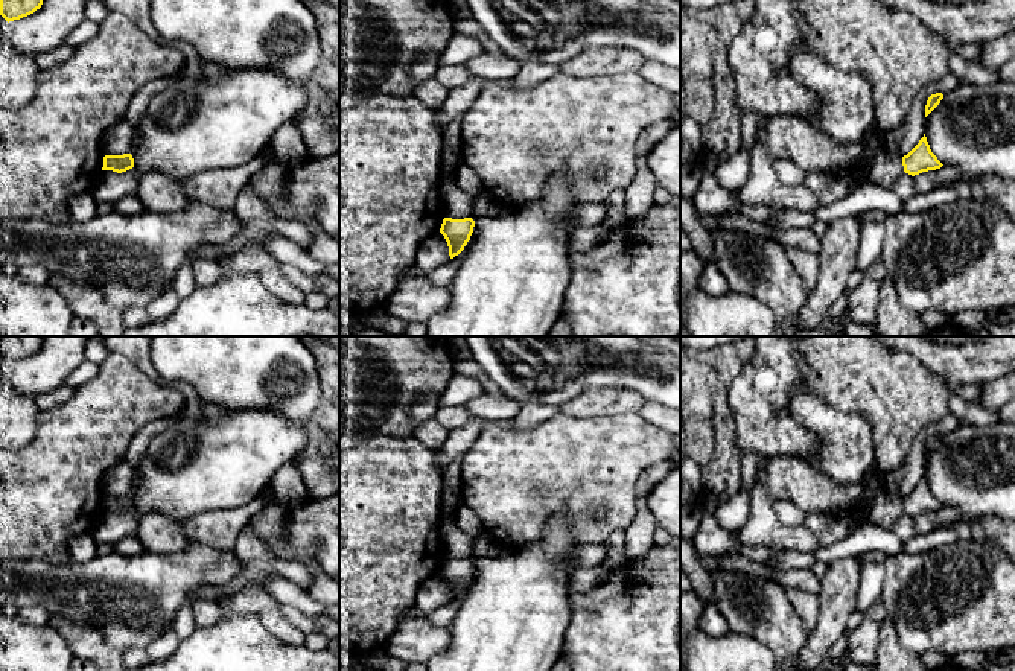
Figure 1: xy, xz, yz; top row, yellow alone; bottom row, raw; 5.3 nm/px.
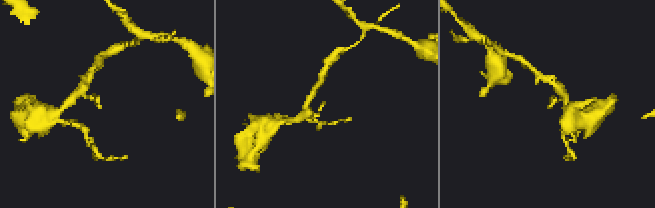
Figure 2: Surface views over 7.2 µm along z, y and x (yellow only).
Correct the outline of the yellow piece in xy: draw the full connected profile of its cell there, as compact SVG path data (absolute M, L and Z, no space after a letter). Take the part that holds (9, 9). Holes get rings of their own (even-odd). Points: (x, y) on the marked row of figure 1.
M0 0L0 15L9 23L33 14L43 0Z

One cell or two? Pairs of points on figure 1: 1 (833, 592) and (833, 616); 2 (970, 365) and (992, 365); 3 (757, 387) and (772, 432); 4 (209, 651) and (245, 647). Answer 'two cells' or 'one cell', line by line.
1: one cell
2: one cell
3: one cell
4: one cell

